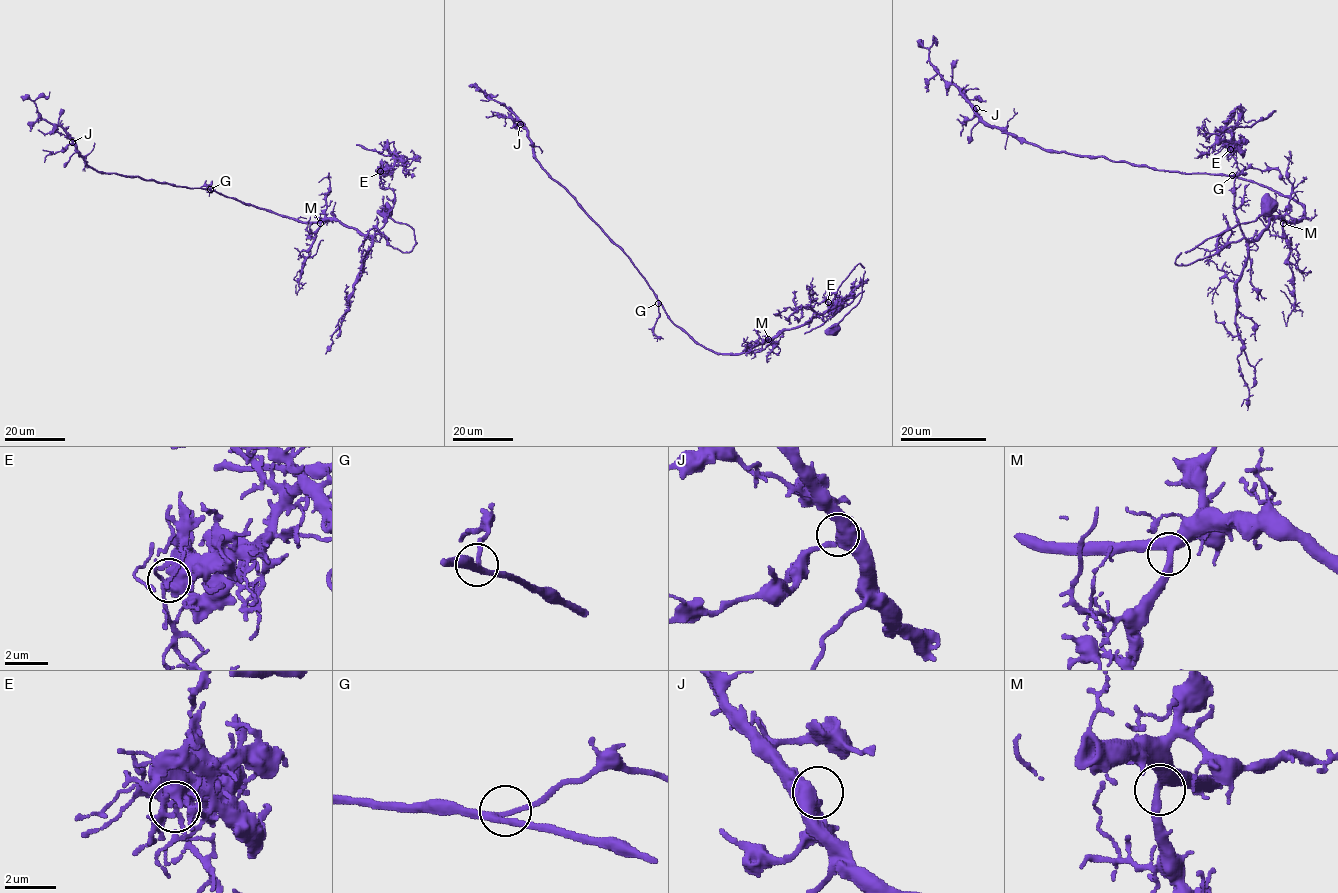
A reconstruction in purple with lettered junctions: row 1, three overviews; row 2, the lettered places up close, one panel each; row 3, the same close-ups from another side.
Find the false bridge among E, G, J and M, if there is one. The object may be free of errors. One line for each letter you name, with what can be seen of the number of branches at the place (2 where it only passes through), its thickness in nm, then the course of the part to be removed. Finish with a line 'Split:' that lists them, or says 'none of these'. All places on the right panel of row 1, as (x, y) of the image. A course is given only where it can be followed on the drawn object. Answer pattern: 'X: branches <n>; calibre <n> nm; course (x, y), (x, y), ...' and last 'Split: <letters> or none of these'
E: branches 3; calibre 120 nm; course (1230, 149), (1234, 143), (1227, 143), (1224, 130), (1229, 127), (1248, 127), (1275, 110)
Split: E

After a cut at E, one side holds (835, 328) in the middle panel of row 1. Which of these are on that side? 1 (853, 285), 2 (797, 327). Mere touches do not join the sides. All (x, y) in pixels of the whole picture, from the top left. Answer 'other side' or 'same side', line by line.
1: other side
2: same side

